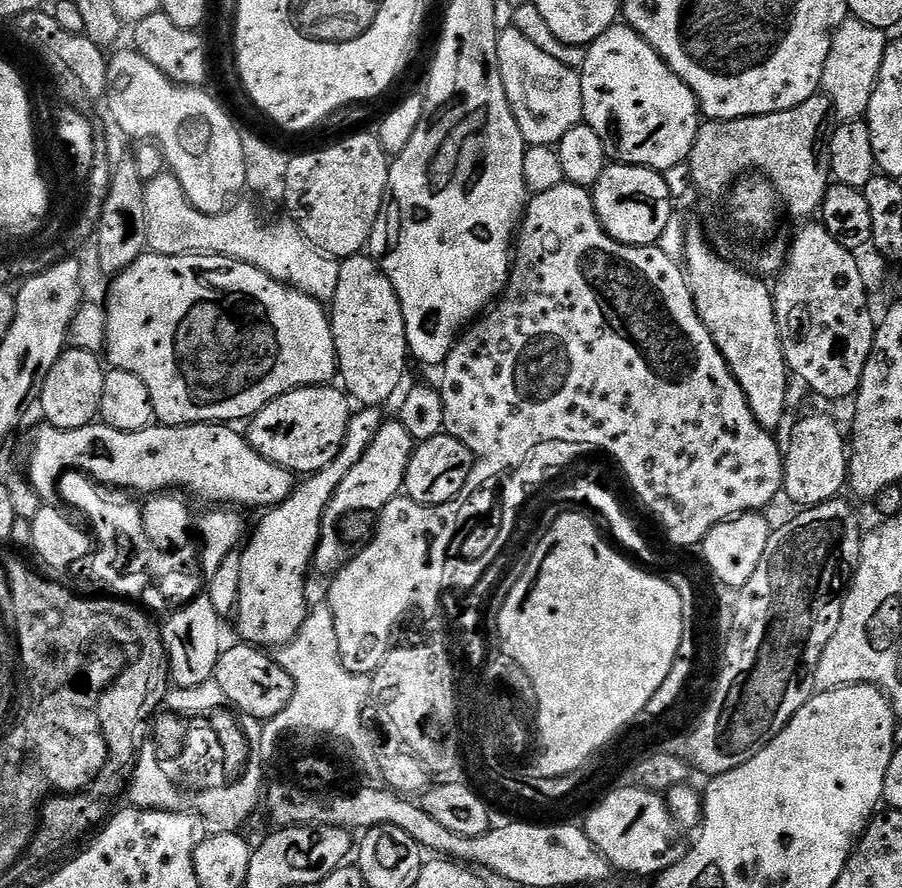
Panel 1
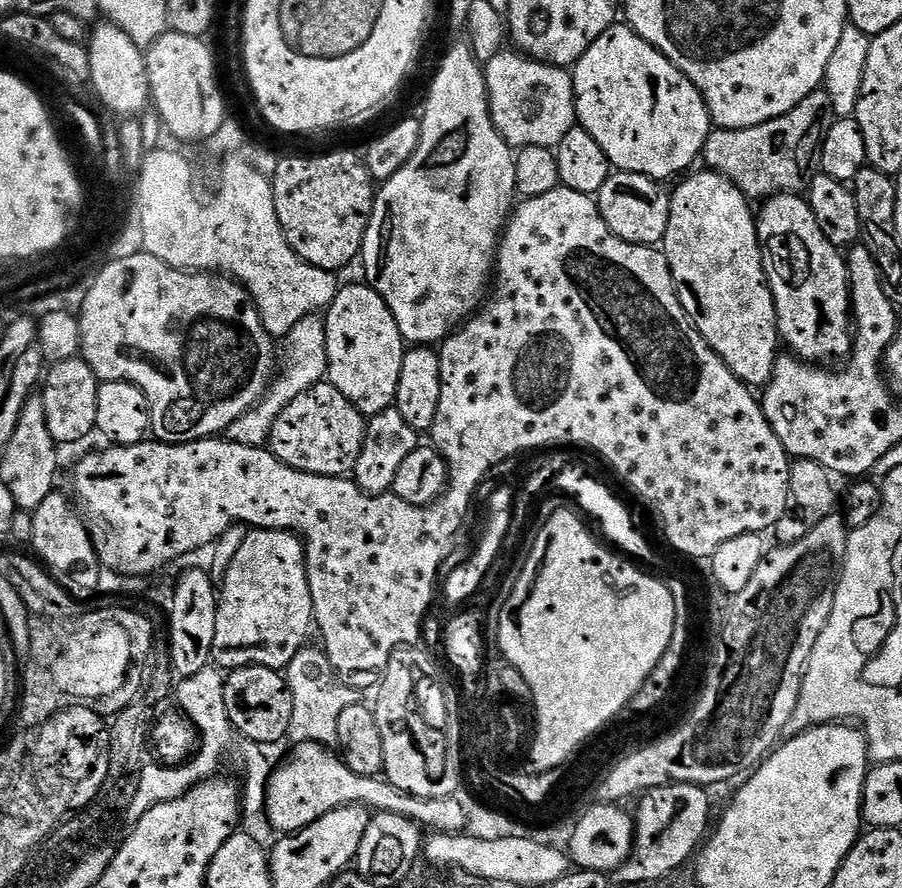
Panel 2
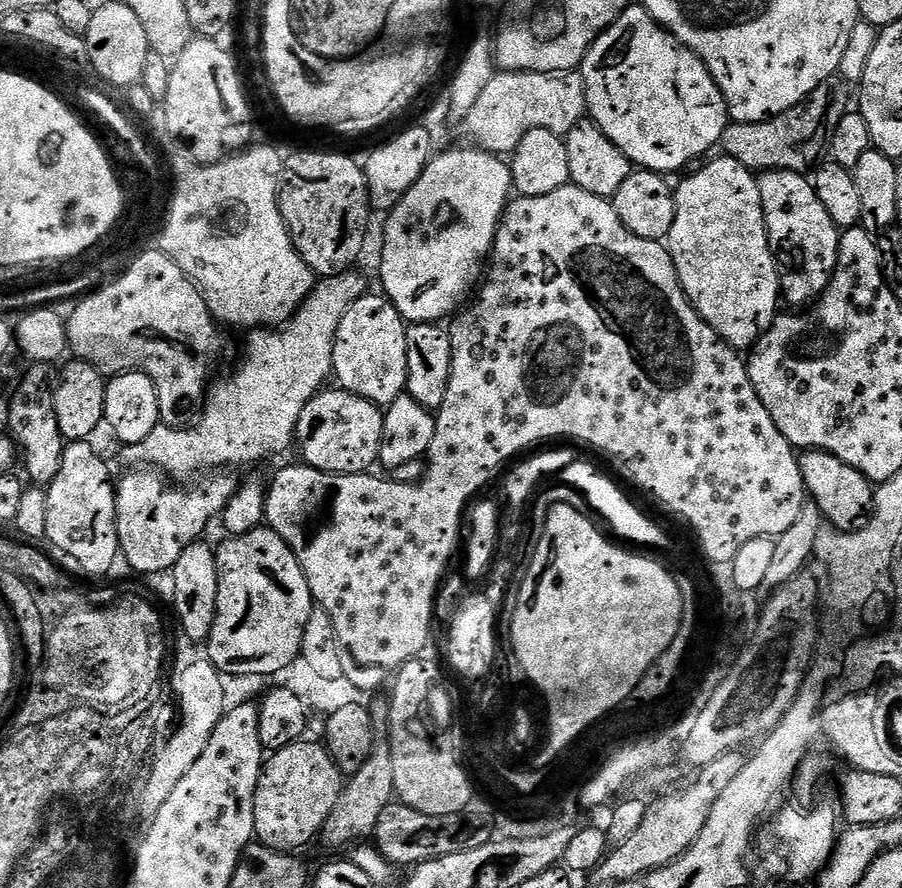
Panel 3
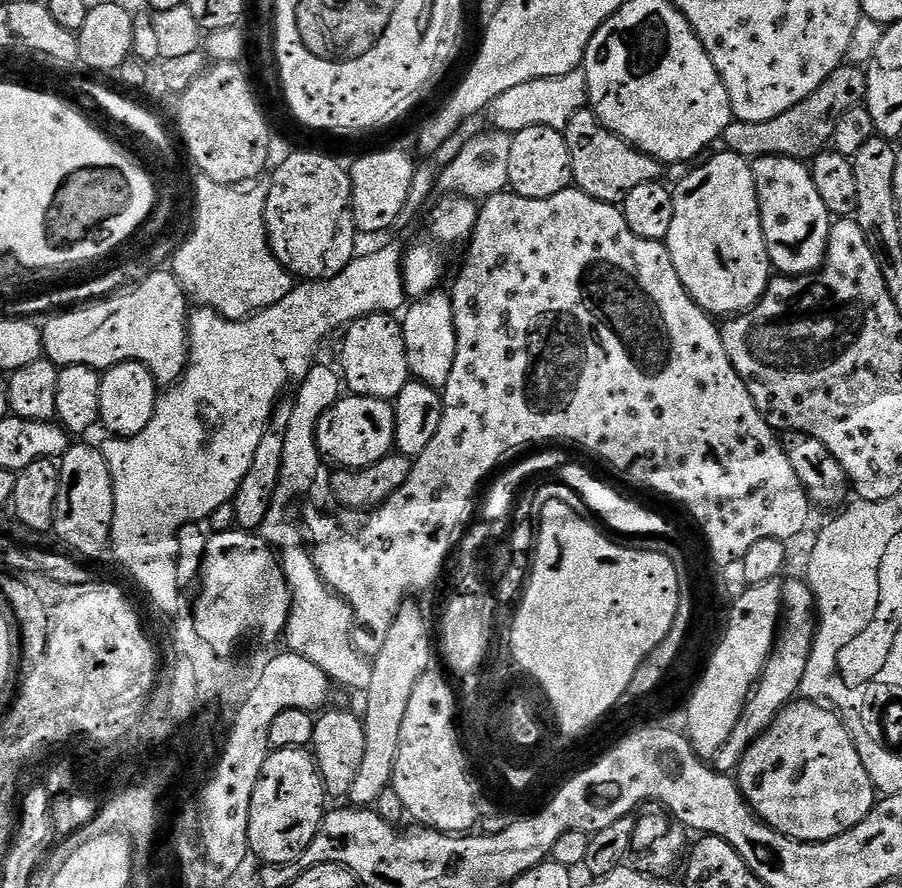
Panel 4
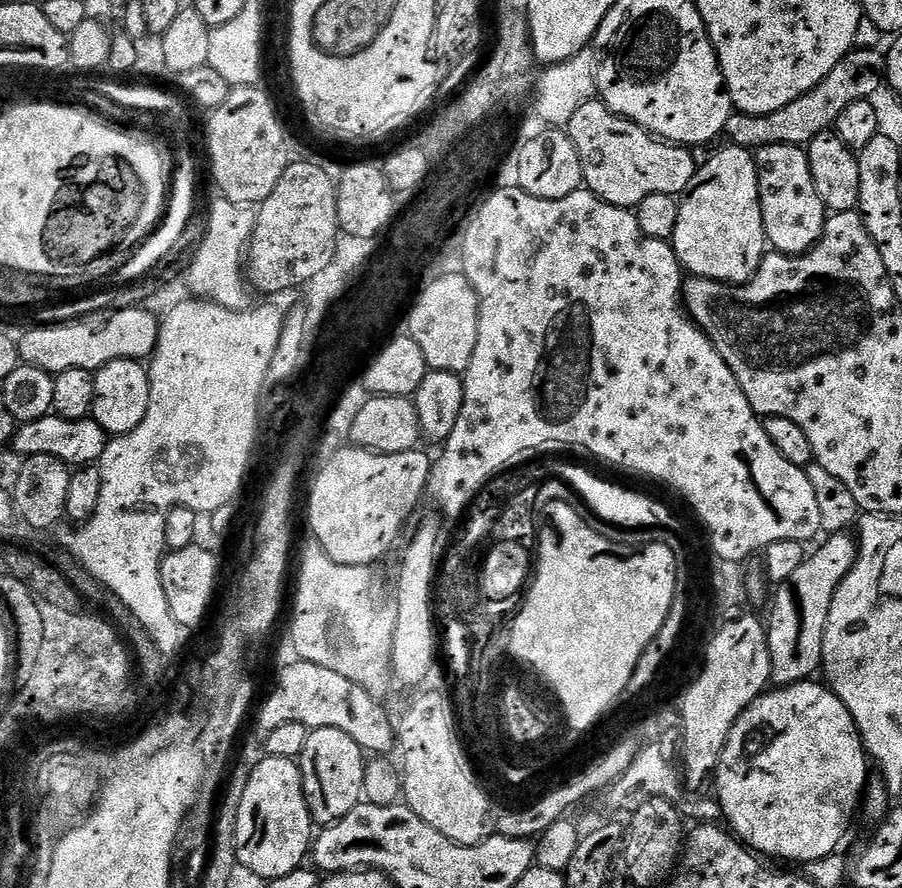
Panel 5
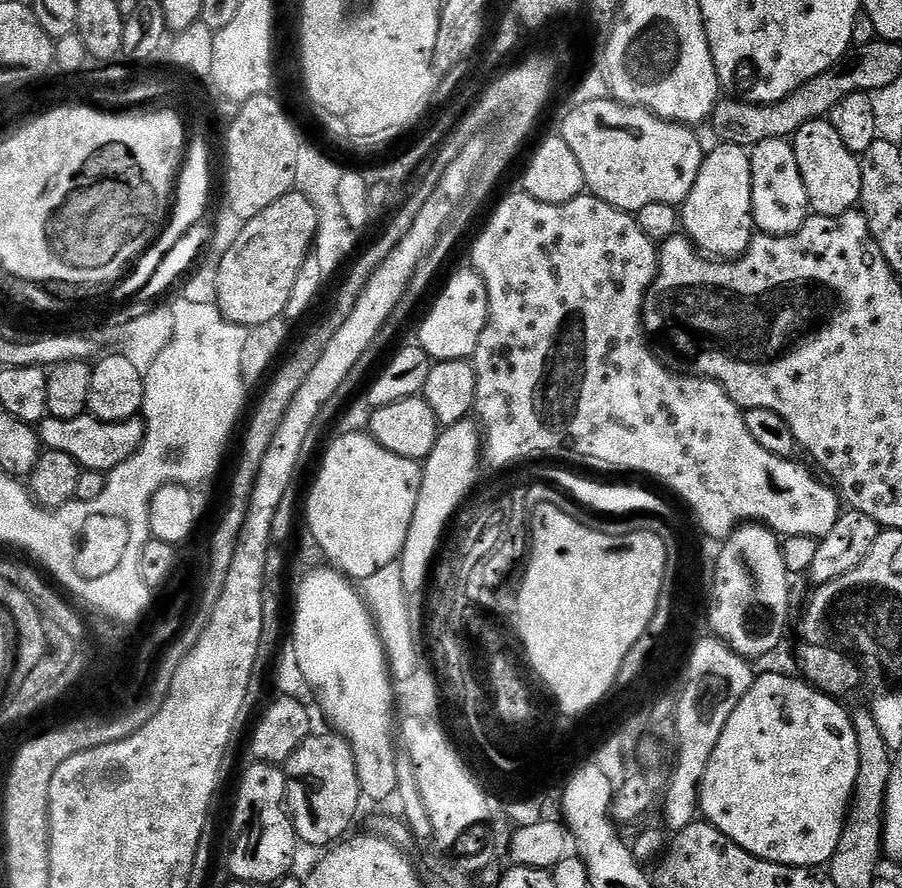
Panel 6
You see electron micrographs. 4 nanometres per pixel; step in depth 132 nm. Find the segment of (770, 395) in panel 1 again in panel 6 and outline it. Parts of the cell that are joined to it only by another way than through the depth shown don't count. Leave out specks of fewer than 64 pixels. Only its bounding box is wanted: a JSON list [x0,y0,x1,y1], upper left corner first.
[680,143,754,258]

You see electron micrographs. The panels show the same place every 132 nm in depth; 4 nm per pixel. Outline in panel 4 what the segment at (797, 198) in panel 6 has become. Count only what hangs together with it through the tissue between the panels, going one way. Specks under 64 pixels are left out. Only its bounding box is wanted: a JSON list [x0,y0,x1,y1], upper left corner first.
[751,156,834,276]

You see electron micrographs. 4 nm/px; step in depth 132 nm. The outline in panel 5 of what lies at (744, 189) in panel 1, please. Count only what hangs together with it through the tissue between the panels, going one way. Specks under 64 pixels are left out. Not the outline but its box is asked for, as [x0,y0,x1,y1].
[723,47,885,150]

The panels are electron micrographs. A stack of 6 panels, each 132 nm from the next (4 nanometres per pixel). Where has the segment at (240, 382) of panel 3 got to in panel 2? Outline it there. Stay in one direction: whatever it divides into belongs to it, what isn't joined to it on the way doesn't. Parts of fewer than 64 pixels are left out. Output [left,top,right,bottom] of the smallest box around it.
[227,315,327,447]

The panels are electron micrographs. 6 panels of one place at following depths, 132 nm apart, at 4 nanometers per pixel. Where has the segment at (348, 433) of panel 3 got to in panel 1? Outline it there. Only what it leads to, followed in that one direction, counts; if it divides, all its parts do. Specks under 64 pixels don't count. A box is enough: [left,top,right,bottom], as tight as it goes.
[247,386,354,474]

